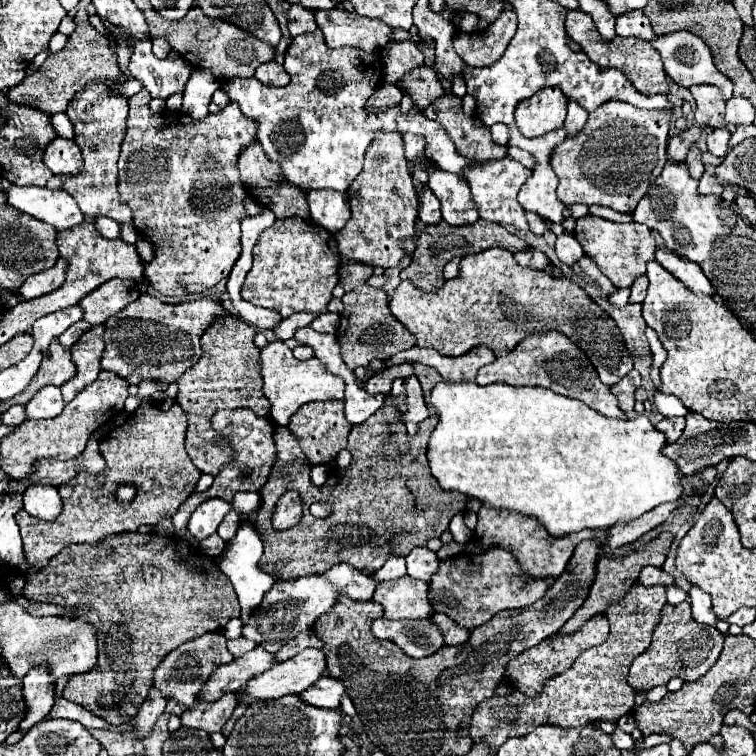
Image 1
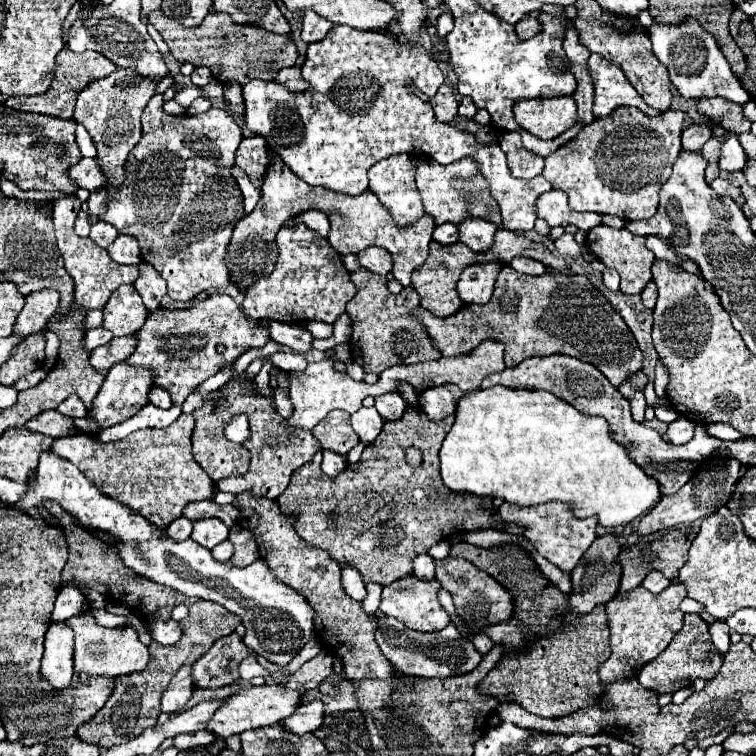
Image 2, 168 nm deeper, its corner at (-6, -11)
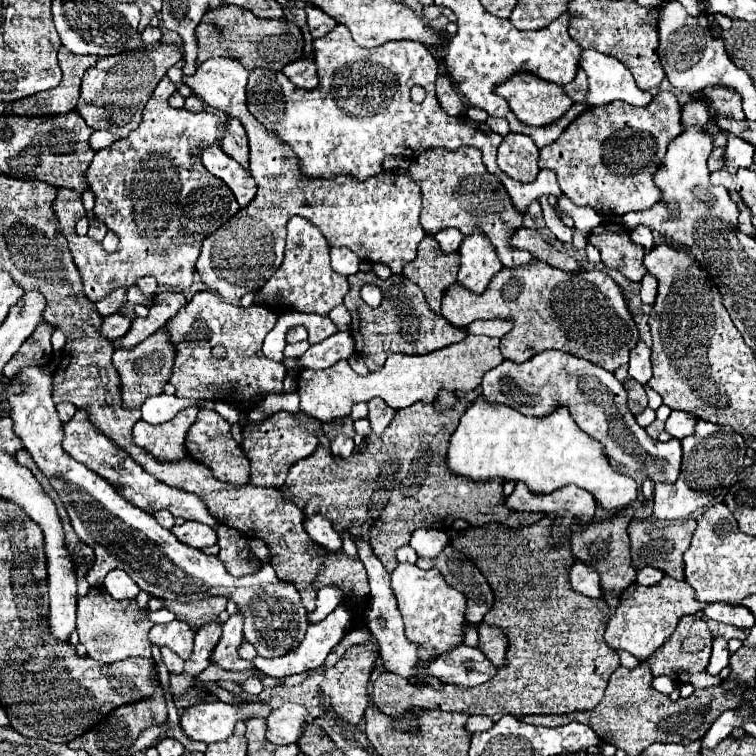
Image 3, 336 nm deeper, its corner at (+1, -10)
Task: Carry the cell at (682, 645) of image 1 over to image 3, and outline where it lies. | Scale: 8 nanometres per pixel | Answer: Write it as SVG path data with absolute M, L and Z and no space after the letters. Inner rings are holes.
M683 616L679 620L677 630L673 632L673 636L661 648L657 648L655 654L645 660L645 664L649 666L653 678L669 676L675 684L679 684L679 682L683 682L683 672L687 676L697 674L697 672L705 672L705 668L709 664L709 656L711 656L711 642L713 642L713 636L711 636L711 632L707 628L707 622L703 618Z

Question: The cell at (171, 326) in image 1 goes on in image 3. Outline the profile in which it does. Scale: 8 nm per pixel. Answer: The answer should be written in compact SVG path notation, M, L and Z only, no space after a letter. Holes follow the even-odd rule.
M207 290L193 294L175 318L169 318L163 326L175 352L173 374L169 378L175 386L175 396L191 400L223 400L237 410L249 412L263 402L267 392L281 394L285 366L265 358L261 352L261 344L273 330L275 322L277 314L267 306L253 304L243 308L227 304L217 294ZM217 344L227 348L227 356L223 360L215 360L211 356L211 348Z

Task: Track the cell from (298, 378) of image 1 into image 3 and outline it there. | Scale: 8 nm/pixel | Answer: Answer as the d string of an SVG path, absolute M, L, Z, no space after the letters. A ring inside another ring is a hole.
M467 334L467 338L463 338L461 342L425 356L393 354L381 370L369 372L367 376L359 376L355 370L351 370L351 366L345 360L325 370L305 368L299 372L299 378L297 378L297 394L301 398L299 408L301 412L321 422L349 414L353 404L369 402L375 396L383 398L391 408L401 410L417 400L433 402L439 390L471 392L479 386L481 376L487 370L499 366L501 362L503 362L503 356L499 352L499 338Z

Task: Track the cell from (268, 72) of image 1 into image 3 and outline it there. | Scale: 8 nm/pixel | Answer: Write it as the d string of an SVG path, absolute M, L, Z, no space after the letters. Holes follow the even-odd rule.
M311 58L291 62L281 70L297 88L317 88L319 86L319 76L315 62Z

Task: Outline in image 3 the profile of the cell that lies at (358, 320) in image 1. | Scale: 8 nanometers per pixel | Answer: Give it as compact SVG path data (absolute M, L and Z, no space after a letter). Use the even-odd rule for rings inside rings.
M357 272L353 276L347 276L347 280L351 290L343 298L343 304L353 316L351 336L355 340L355 354L365 360L371 372L375 372L377 368L381 370L391 354L429 354L455 342L461 342L467 336L467 330L455 328L443 316L431 312L419 286L407 280L403 274L391 274L387 280L381 280L373 272ZM363 284L373 284L381 288L381 306L371 308L361 300L359 290Z

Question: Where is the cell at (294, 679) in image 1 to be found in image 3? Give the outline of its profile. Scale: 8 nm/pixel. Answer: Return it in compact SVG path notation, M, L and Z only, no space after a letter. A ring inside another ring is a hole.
M209 700L185 708L181 714L181 728L191 740L211 744L229 738L237 722L247 722L251 718L267 718L267 714L271 712L273 708L265 700L243 700L237 704Z

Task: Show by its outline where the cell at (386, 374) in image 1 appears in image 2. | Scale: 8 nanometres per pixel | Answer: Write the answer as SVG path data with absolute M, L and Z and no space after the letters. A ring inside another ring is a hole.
M386 393L376 397L376 411L384 421L396 421L402 419L406 411L406 403L398 393Z

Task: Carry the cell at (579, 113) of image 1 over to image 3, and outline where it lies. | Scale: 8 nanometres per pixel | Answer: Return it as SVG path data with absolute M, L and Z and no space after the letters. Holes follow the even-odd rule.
M579 68L577 70L577 76L573 78L573 82L569 82L569 86L565 86L565 92L569 94L569 98L573 102L585 102L587 98L587 76L585 76L585 70Z

